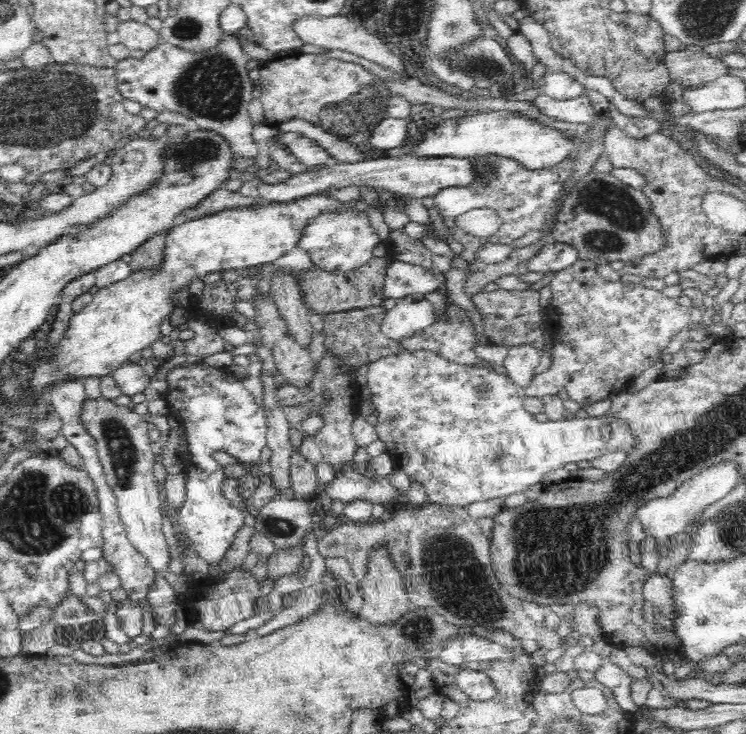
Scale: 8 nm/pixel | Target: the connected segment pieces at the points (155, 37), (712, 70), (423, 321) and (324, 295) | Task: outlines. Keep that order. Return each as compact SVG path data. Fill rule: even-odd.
M134 20L120 22L117 32L121 37L120 42L125 44L128 50L144 50L148 53L158 48L158 44L162 42L157 30Z
M688 49L667 52L665 65L668 67L671 82L684 89L693 89L715 78L725 78L727 66L720 57L712 57L706 51Z
M422 295L396 301L381 325L382 333L392 341L401 342L423 332L436 322L435 310Z
M376 256L372 257L365 265L348 272L330 272L330 270L315 266L310 270L293 271L293 277L307 311L310 314L314 312L314 314L324 317L332 312L382 306L387 298L383 286L390 264L392 264L390 257Z

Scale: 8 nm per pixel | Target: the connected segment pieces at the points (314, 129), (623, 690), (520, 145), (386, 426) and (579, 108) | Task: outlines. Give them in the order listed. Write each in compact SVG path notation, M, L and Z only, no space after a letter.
M292 118L287 123L278 127L281 132L294 132L310 140L314 140L325 148L333 158L333 162L353 163L366 159L364 153L354 143L348 142L343 137L329 133L326 129L316 126L300 118Z
M606 661L598 670L595 670L596 685L605 689L612 689L618 703L624 711L635 713L639 706L632 701L630 694L631 678L614 663Z
M508 111L488 112L488 114L474 114L474 116L466 116L456 120L446 120L440 126L432 128L426 132L426 138L422 138L422 142L418 142L410 152L404 152L408 156L418 156L420 158L434 158L452 156L464 159L481 159L484 156L501 156L515 160L527 169L548 168L553 164L558 164L561 160L568 157L573 147L577 148L573 140L566 140L557 130L542 126L536 123L536 120L530 115L522 116L518 113Z
M404 350L397 356L386 356L377 362L369 365L368 387L371 394L371 402L378 412L376 420L376 430L379 439L385 445L385 451L393 460L393 468L400 469L408 473L410 480L420 482L425 488L428 502L439 505L454 505L468 507L473 502L482 500L494 500L494 498L504 498L505 505L509 508L516 508L523 505L527 498L525 490L536 482L542 482L544 474L550 470L556 470L567 463L588 460L591 462L595 458L613 452L628 452L631 444L634 444L634 437L628 430L627 424L623 420L612 419L610 416L588 416L586 418L560 419L557 421L538 422L533 414L530 414L523 405L525 390L514 385L508 378L497 374L488 365L481 363L478 365L463 366L450 363L444 358L426 350Z
M540 92L530 102L534 103L535 109L539 109L545 116L554 118L555 120L562 120L563 122L576 124L592 123L595 116L598 115L588 97L558 102Z

